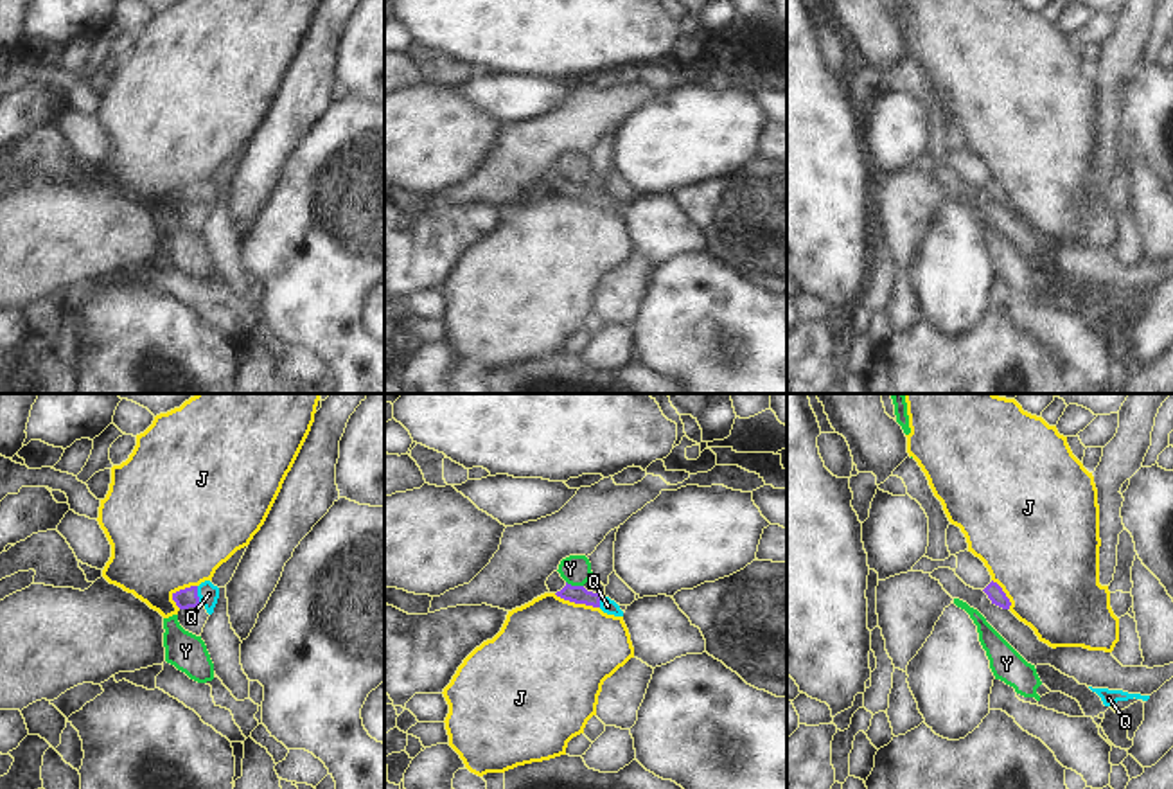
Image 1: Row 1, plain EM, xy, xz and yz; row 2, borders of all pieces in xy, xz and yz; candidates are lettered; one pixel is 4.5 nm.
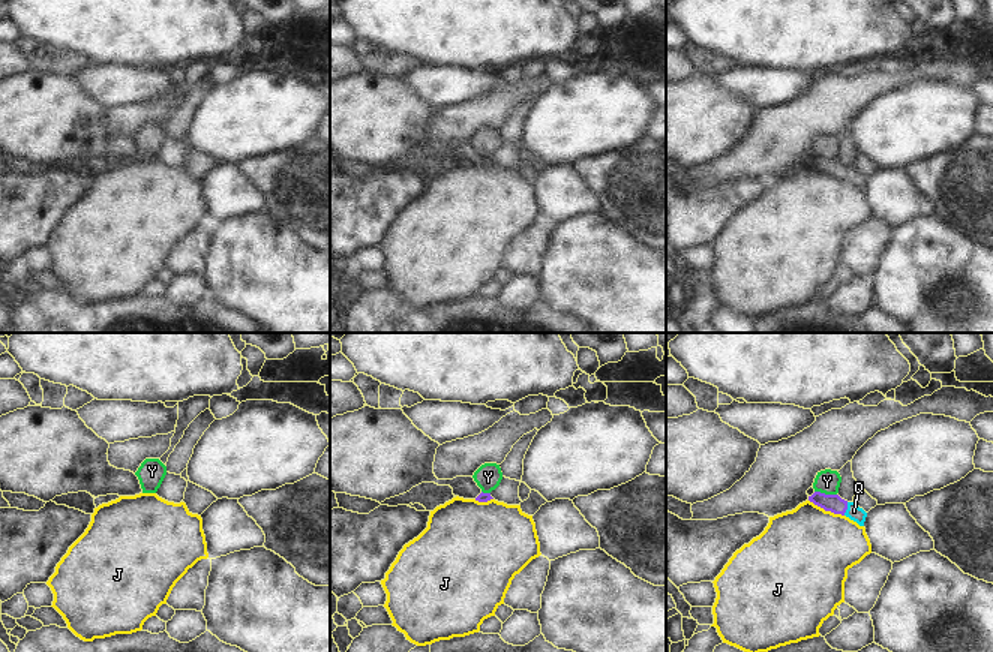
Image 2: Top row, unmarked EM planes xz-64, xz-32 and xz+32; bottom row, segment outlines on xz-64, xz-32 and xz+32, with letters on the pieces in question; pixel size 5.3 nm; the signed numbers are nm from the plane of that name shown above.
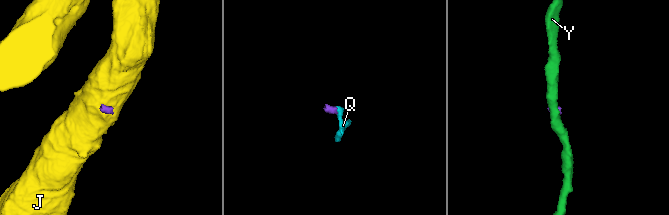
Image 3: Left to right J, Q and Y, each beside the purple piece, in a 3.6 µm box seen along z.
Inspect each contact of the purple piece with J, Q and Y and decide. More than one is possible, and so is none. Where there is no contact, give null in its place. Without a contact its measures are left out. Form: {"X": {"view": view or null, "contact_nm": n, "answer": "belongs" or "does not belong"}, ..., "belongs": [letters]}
{"J": {"view": "xz", "contact_nm": 220, "answer": "does not belong"}, "Q": {"view": "xy", "contact_nm": 90, "answer": "belongs"}, "Y": {"view": "xz", "contact_nm": 80, "answer": "does not belong"}, "belongs": ["Q"]}

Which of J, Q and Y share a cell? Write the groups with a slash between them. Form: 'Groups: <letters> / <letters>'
Groups: J / Q / Y

